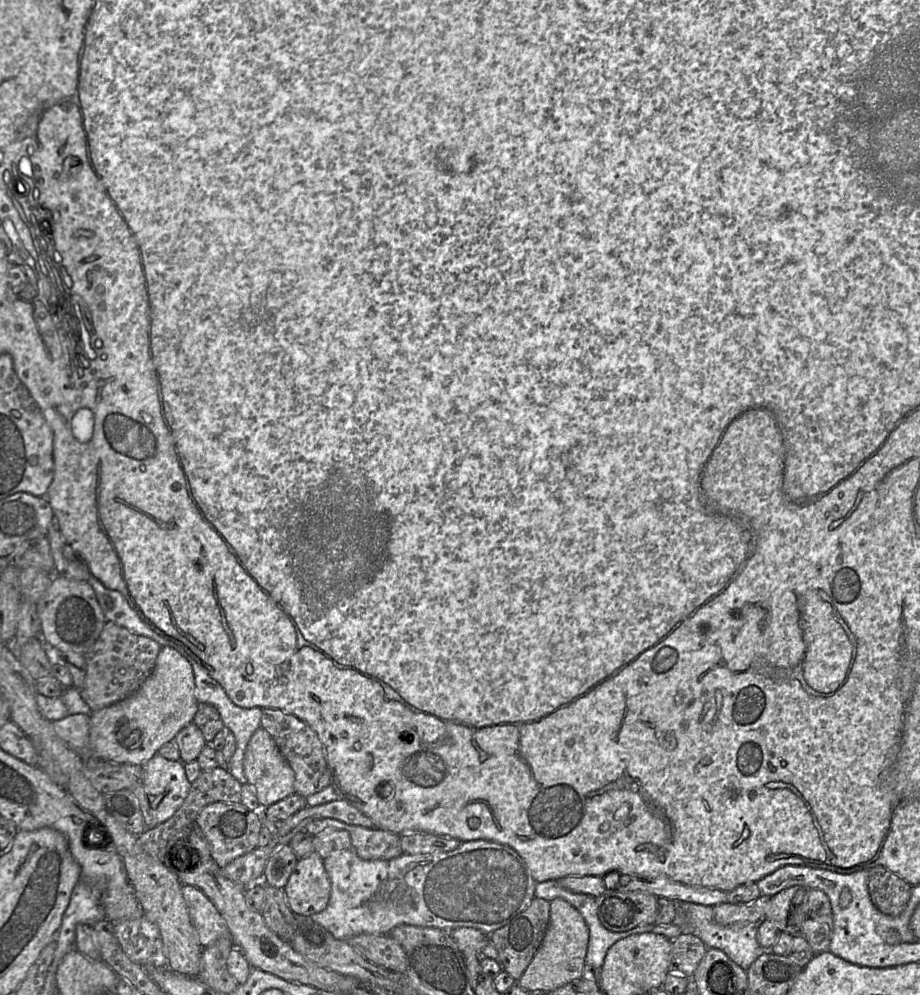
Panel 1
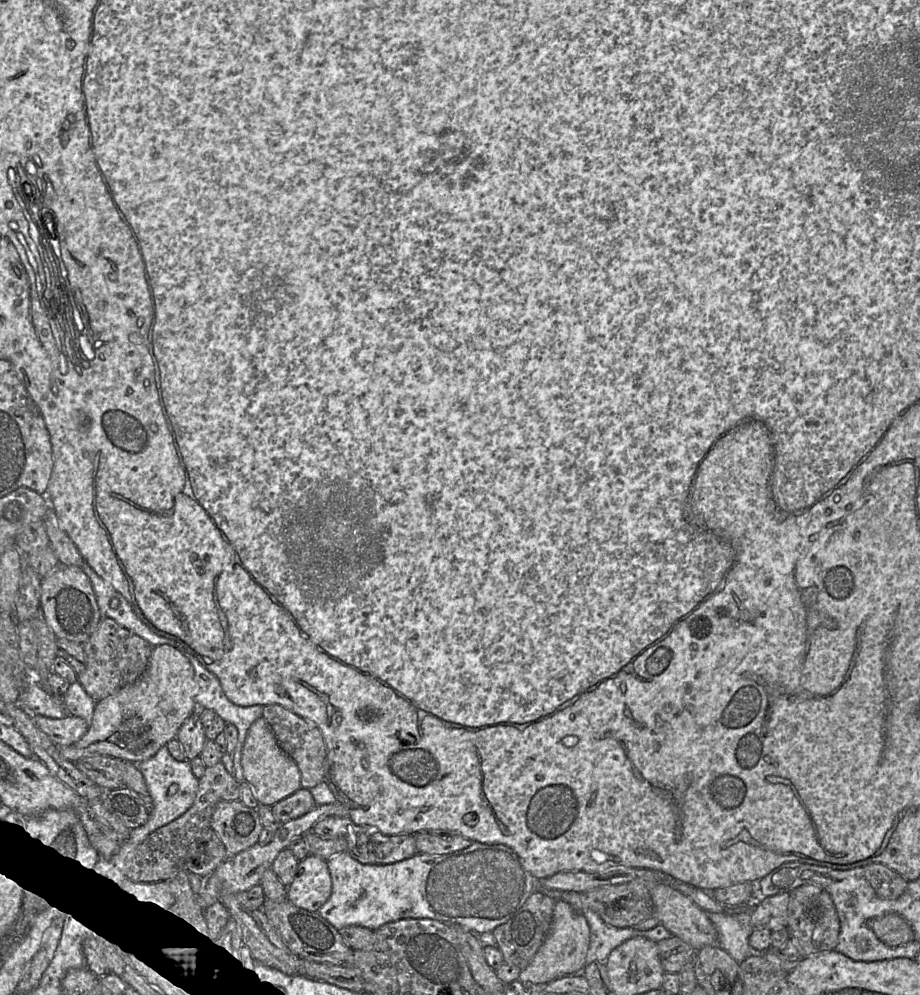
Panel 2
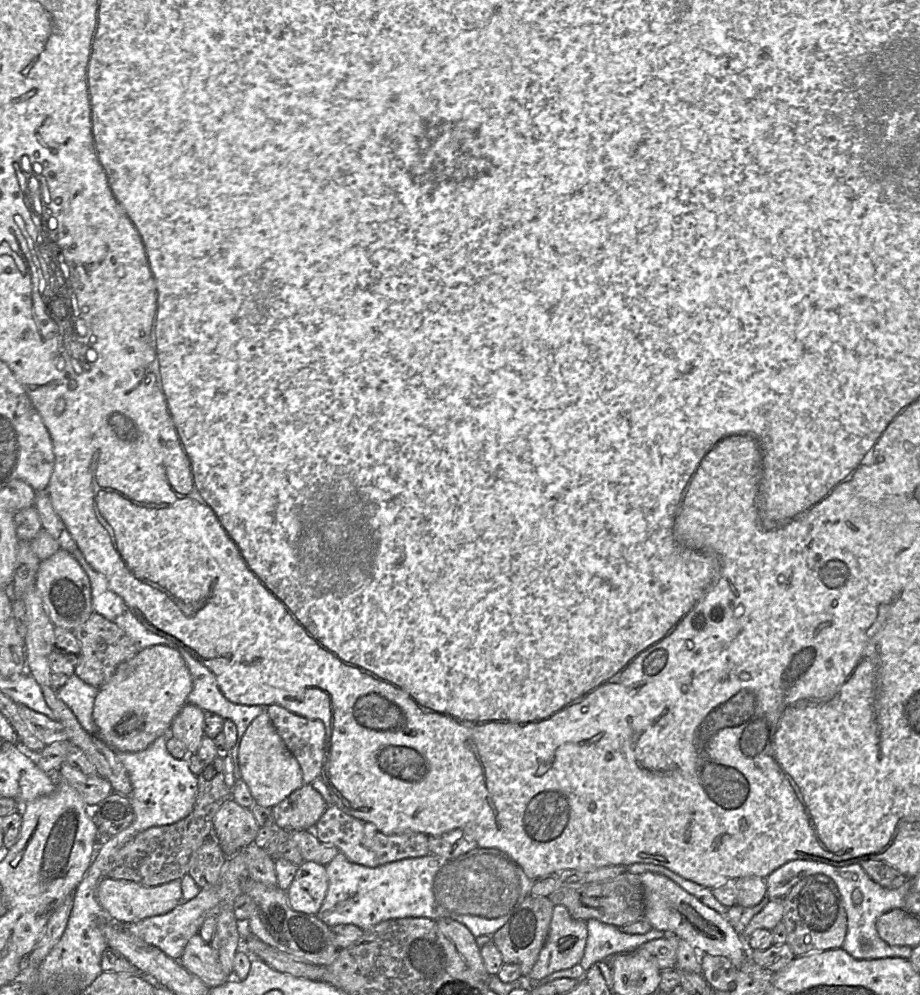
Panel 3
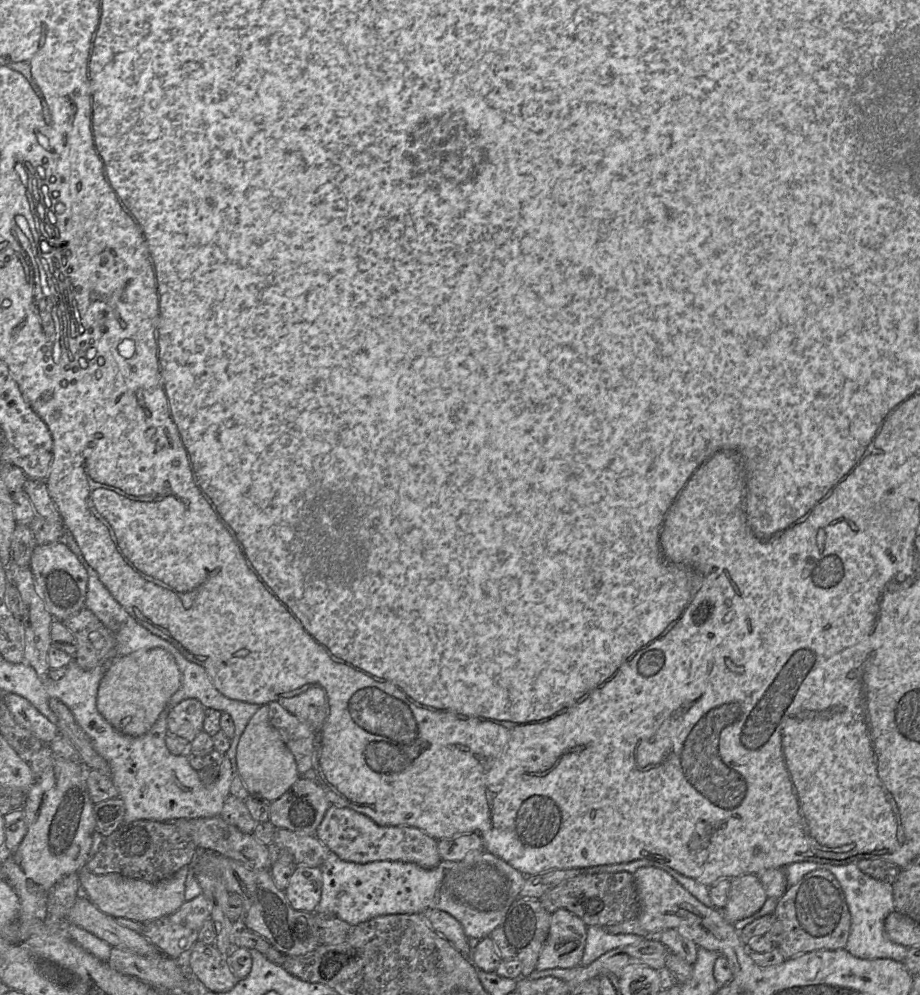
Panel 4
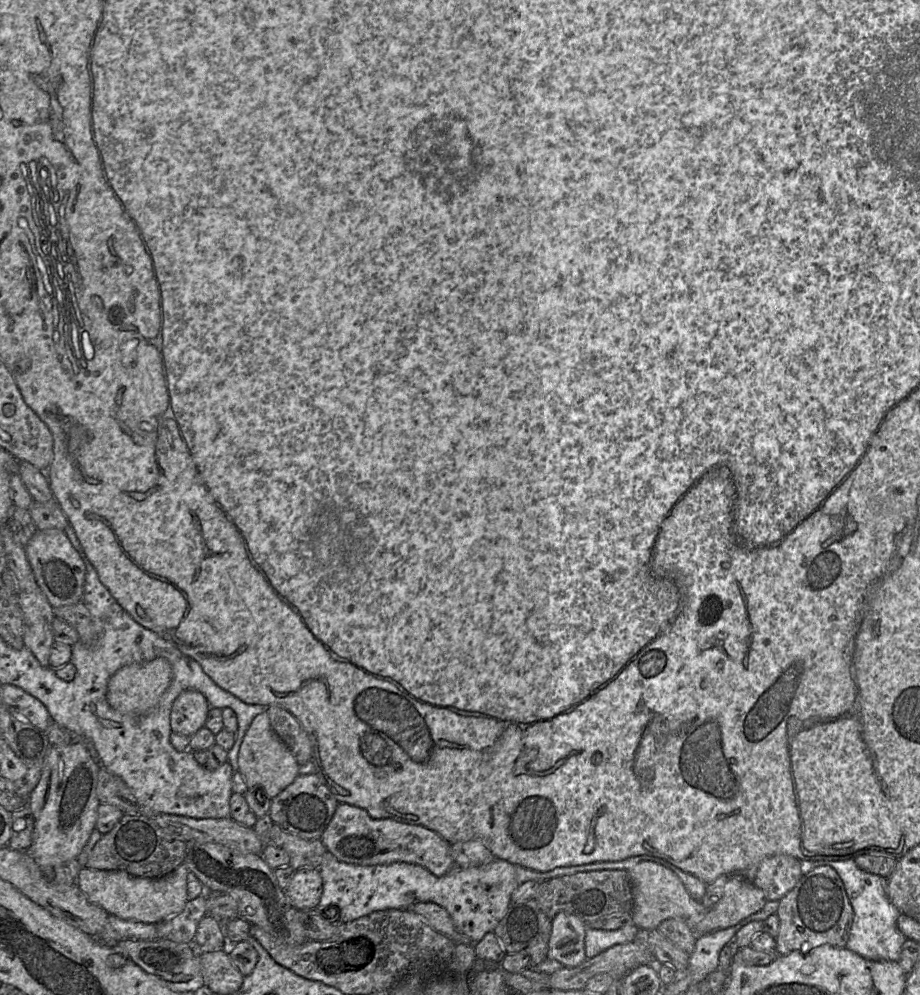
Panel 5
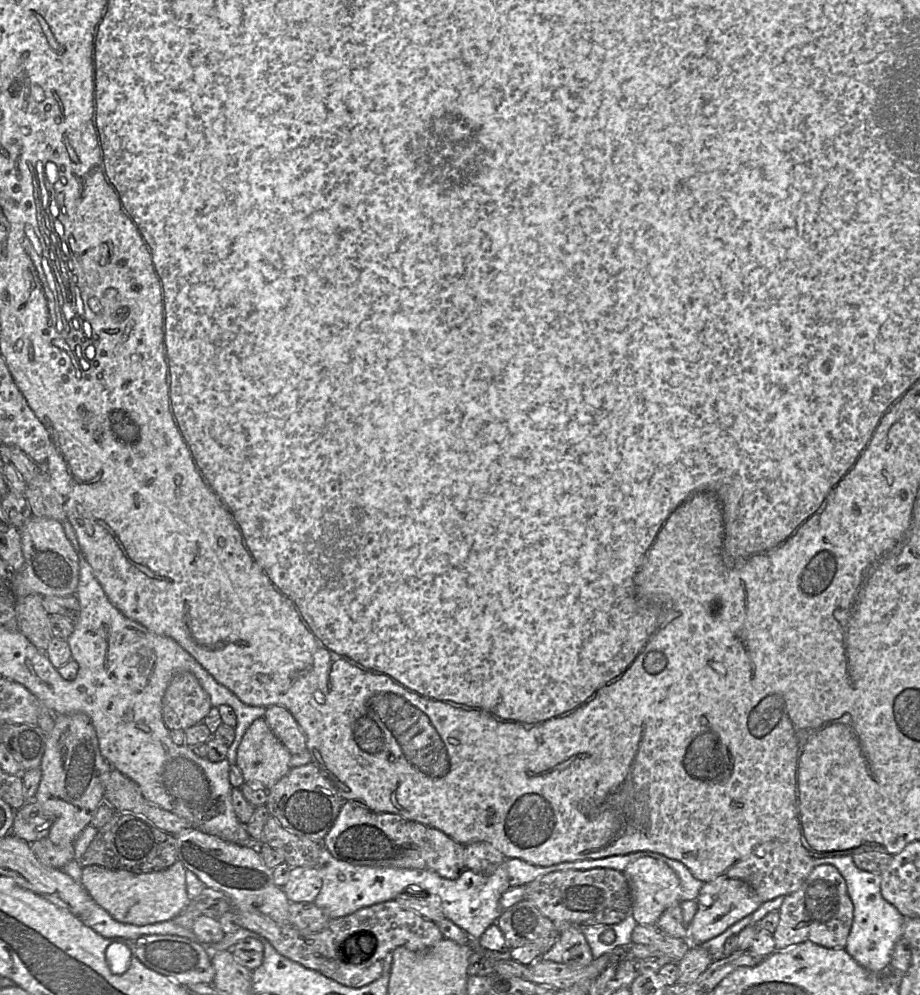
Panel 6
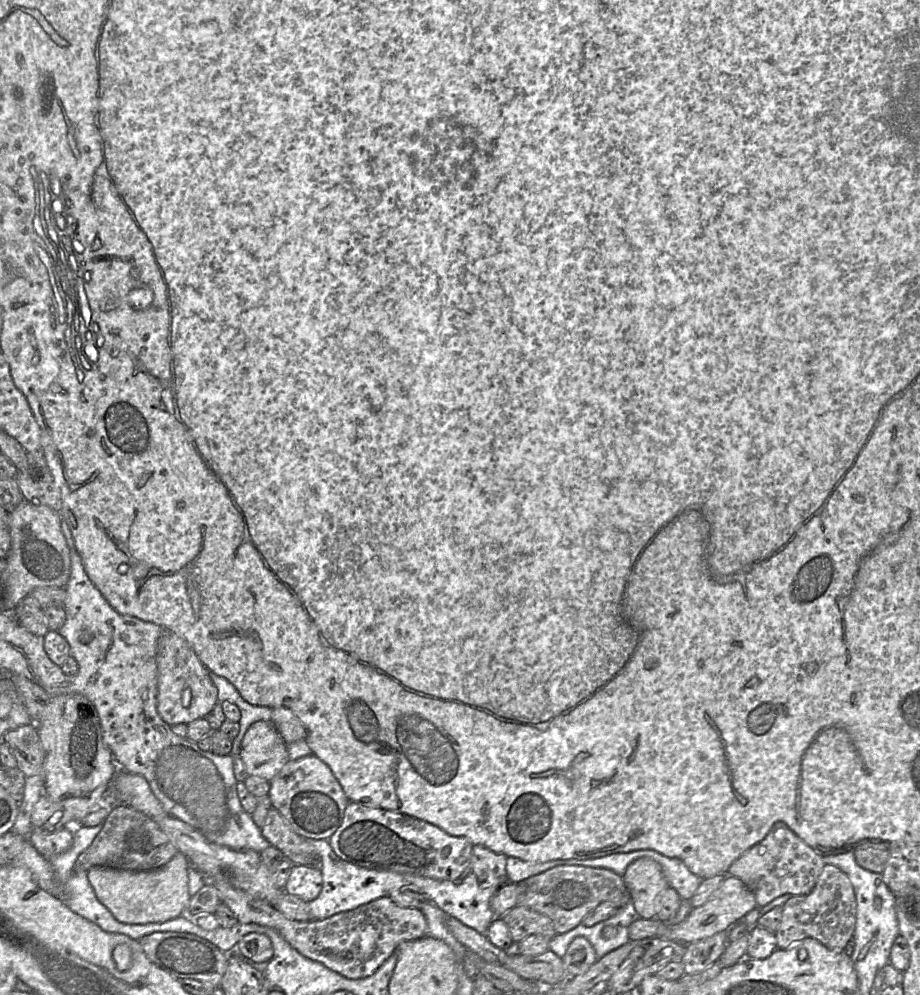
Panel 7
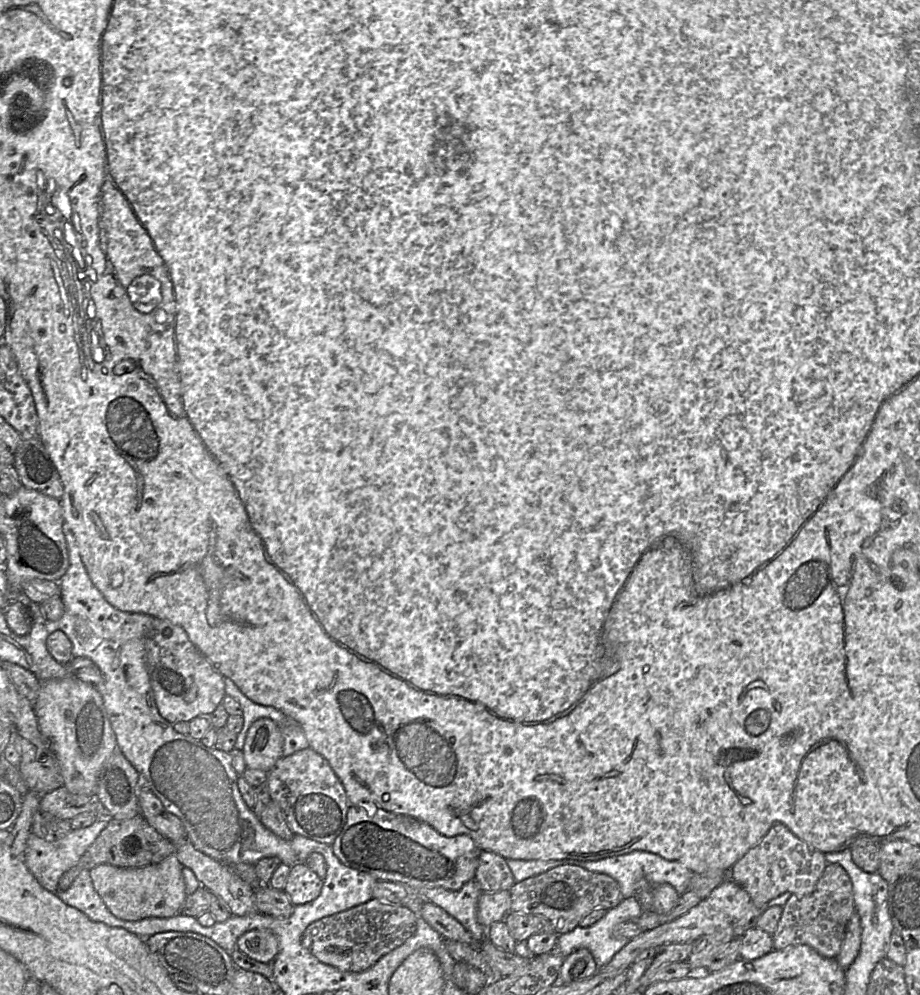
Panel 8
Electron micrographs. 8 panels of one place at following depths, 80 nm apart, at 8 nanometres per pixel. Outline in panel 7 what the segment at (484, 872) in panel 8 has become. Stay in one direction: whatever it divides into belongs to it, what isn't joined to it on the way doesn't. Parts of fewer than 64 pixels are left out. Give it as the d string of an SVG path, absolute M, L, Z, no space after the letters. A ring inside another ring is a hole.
M473 845L471 853L471 872L485 887L501 887L507 883L507 856L496 853L483 845Z

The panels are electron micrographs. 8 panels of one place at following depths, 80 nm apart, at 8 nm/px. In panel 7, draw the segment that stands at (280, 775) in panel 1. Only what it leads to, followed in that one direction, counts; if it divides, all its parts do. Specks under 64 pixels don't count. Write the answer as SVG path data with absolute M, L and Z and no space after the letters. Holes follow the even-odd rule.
M257 721L248 728L239 755L247 775L268 782L289 761L287 744L270 721Z

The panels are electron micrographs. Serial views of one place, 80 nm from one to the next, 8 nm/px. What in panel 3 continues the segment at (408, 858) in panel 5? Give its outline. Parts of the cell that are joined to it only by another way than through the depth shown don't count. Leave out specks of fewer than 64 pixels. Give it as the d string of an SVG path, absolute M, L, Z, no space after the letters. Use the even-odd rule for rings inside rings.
M333 804L326 808L316 823L314 833L322 843L336 846L349 861L367 867L430 854L428 835L416 832L385 835L374 824L357 819Z

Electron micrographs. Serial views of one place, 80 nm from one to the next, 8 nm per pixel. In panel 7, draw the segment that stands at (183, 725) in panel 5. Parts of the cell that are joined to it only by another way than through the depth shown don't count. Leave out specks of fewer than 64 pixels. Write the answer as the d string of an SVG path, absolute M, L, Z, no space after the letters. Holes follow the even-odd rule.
M163 629L163 635L158 640L156 663L157 709L162 720L168 725L188 725L196 719L204 718L215 707L218 692L210 672L180 635Z

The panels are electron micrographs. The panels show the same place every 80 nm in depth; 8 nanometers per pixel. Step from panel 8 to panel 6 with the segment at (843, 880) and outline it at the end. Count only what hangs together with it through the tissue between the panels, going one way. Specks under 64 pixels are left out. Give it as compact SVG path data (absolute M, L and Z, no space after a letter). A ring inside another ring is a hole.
M823 864L815 866L795 892L784 896L779 913L779 923L773 933L776 950L785 950L806 941L826 948L845 948L854 907L843 876L833 865Z

